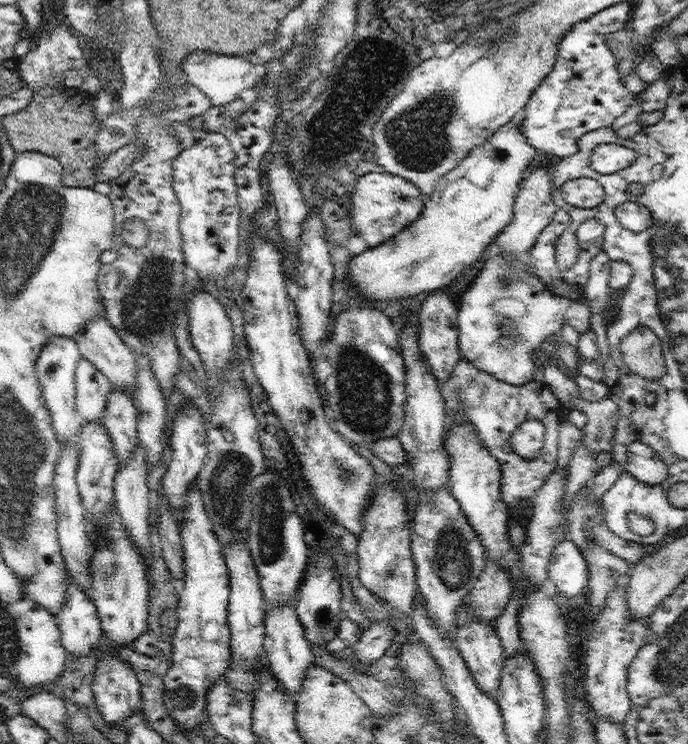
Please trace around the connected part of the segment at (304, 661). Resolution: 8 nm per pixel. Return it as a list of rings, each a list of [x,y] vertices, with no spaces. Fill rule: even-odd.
[[[284,604],[284,606],[274,606],[266,612],[265,638],[263,647],[266,649],[267,662],[270,664],[270,670],[278,684],[286,688],[288,692],[296,695],[302,688],[302,682],[306,678],[308,668],[318,661],[312,645],[304,636],[304,626],[300,624],[300,618],[296,614],[294,604]]]

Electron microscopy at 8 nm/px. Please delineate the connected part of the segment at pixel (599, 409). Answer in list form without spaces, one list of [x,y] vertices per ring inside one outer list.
[[[608,394],[604,399],[597,400],[597,402],[587,401],[582,396],[576,397],[573,400],[573,409],[583,412],[588,418],[588,422],[582,428],[586,449],[594,456],[597,456],[601,451],[612,452],[615,428],[619,419],[619,407],[614,397]]]

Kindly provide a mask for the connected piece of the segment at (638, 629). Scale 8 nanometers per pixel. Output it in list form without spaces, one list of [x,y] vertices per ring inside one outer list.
[[[619,585],[616,590],[612,590],[606,598],[604,610],[598,614],[596,622],[591,625],[588,631],[586,642],[586,658],[584,660],[585,681],[584,688],[586,695],[584,700],[594,710],[593,722],[597,718],[608,718],[610,722],[624,723],[631,708],[631,702],[627,691],[627,674],[630,663],[634,656],[638,654],[642,645],[646,643],[658,643],[660,638],[652,636],[648,630],[649,618],[642,620],[632,620],[630,618],[630,606],[628,606],[628,596],[626,596],[626,586]]]

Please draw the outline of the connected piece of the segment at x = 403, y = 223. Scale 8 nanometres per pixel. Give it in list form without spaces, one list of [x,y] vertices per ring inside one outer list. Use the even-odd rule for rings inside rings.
[[[381,170],[379,172],[369,172],[364,176],[359,176],[358,180],[354,181],[355,189],[352,189],[352,215],[350,215],[350,228],[358,234],[368,246],[375,247],[394,237],[402,229],[414,223],[420,215],[424,212],[426,198],[420,194],[420,190],[414,184],[408,182],[402,176],[390,174]]]

